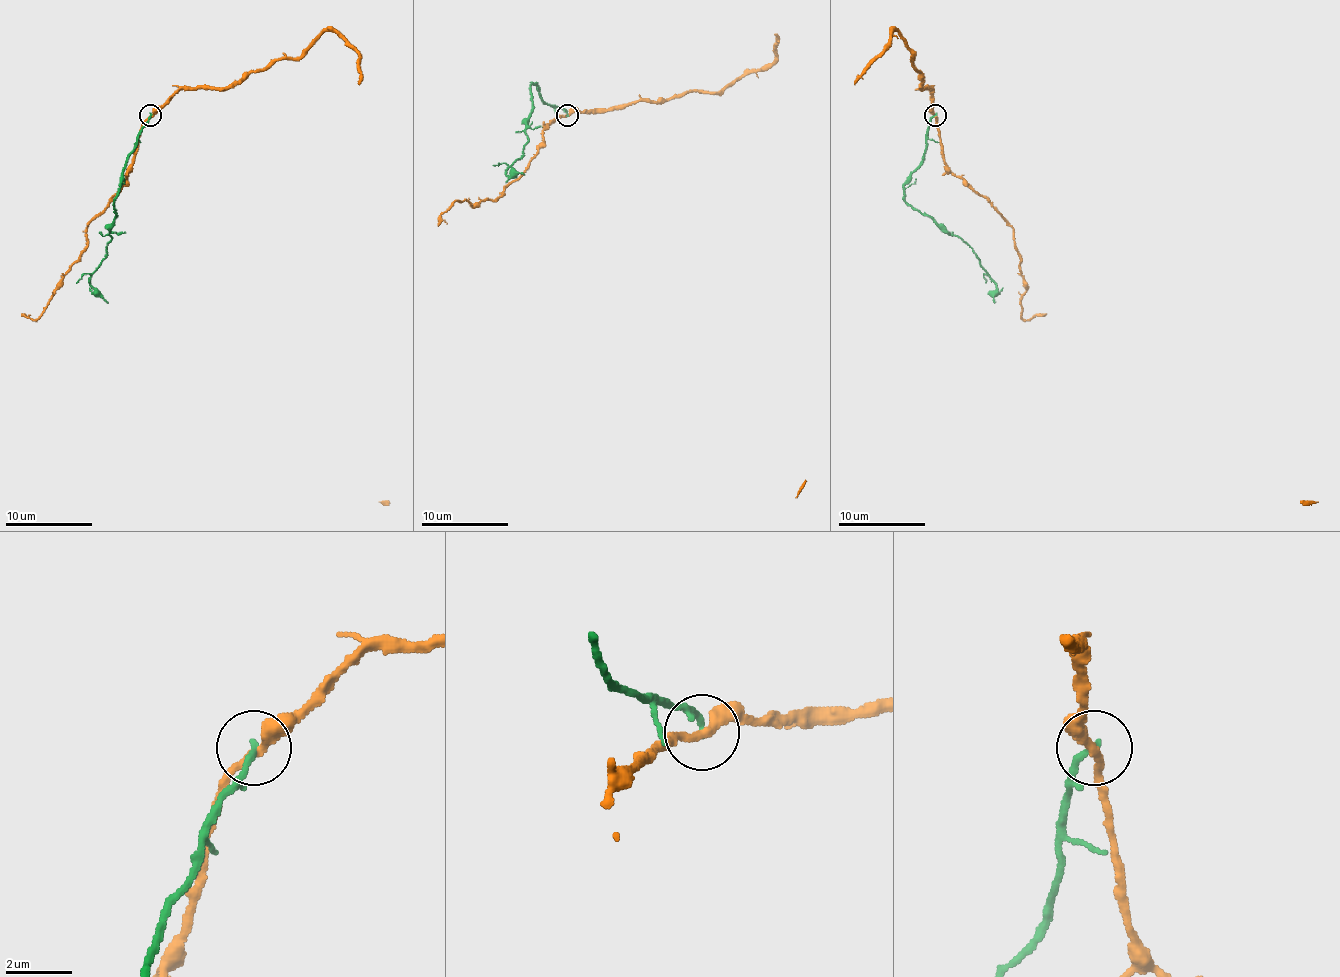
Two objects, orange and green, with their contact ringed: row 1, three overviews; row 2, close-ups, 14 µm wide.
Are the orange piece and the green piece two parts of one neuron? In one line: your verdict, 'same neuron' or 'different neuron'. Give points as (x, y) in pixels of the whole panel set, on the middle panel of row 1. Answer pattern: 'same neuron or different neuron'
different neuron

